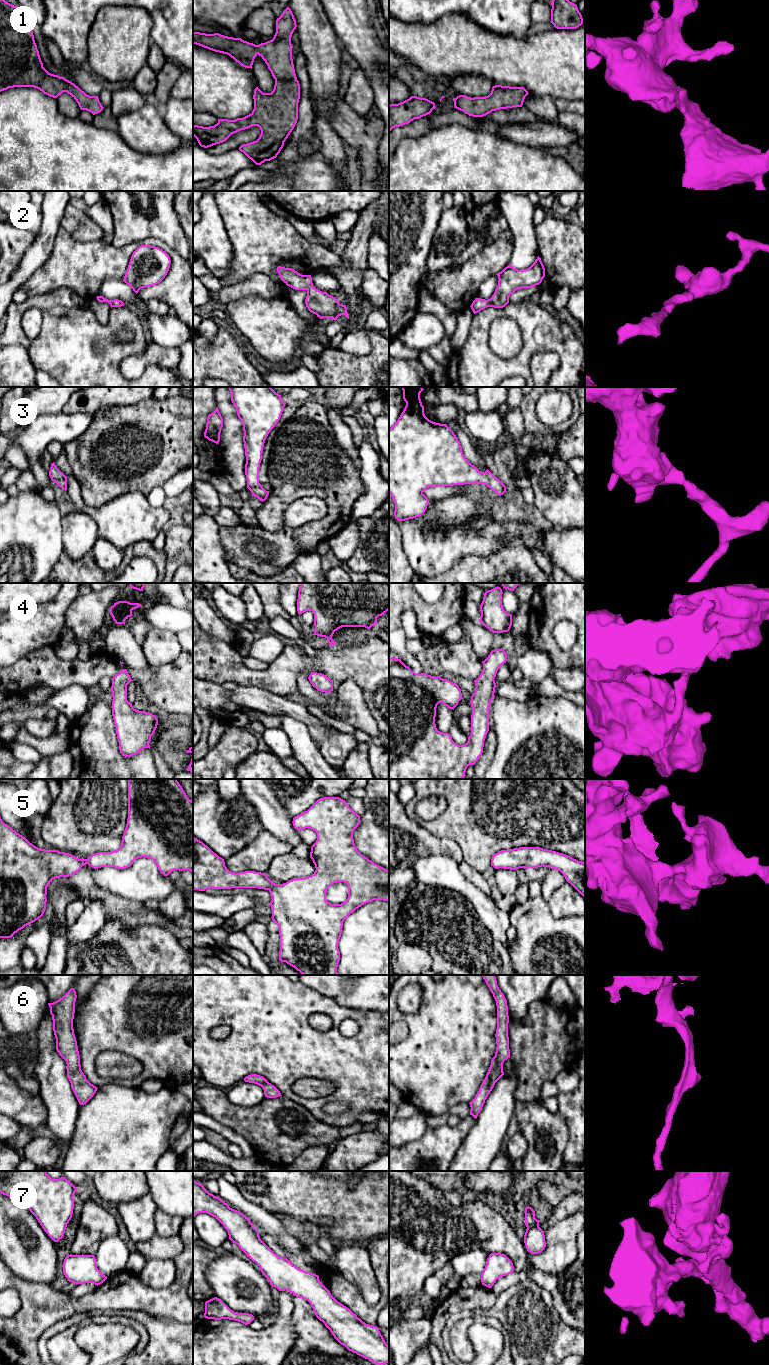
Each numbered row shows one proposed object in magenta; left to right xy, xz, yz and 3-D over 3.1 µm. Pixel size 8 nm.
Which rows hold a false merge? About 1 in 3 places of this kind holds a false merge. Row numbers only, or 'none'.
none

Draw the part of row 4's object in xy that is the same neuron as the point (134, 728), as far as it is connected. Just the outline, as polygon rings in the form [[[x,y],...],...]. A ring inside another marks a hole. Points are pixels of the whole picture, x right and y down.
[[[126,669],[112,678],[112,716],[116,727],[120,753],[125,757],[136,755],[144,748],[150,749],[158,719],[149,712],[133,708],[127,700],[127,685],[133,681]]]

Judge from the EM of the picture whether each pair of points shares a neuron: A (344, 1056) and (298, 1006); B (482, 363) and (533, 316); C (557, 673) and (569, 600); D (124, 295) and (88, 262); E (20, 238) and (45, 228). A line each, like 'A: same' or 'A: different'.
A: same
B: same
C: different
D: different
E: different

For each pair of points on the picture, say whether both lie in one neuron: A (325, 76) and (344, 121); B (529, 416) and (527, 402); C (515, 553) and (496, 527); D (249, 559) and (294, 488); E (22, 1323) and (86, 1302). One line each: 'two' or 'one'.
A: two
B: one
C: two
D: two
E: one

